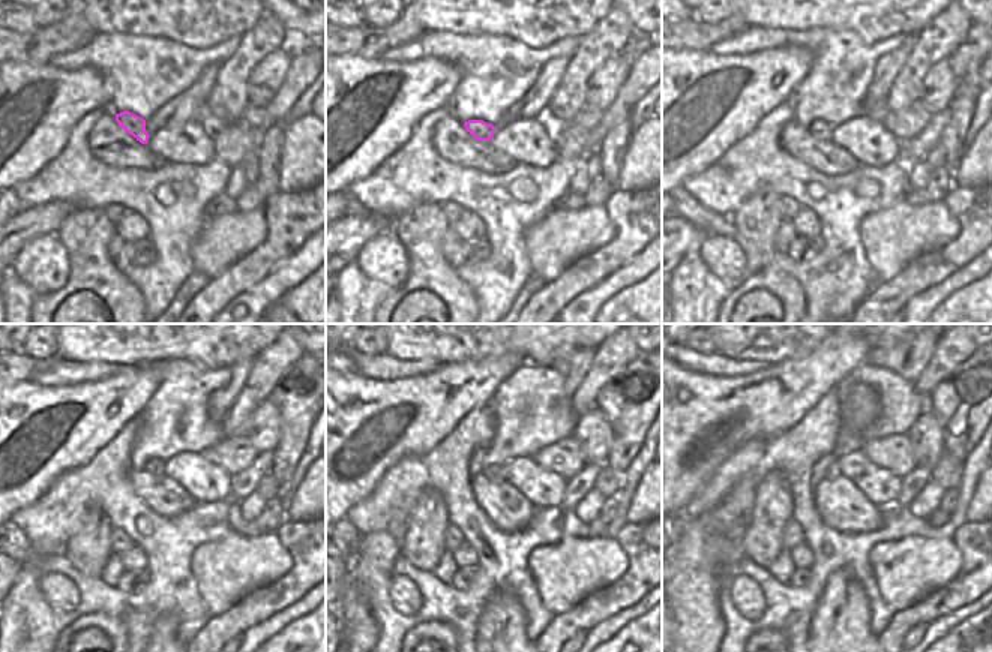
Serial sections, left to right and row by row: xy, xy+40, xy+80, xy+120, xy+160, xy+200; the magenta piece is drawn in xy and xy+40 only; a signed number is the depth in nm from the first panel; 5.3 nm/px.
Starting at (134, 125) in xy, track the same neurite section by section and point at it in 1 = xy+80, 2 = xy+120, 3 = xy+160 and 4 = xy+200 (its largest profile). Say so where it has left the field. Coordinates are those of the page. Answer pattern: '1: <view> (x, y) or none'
1: xy+80 (821, 131)
2: xy+120 (155, 466)
3: xy+160 (492, 471)
4: xy+200 (833, 472)

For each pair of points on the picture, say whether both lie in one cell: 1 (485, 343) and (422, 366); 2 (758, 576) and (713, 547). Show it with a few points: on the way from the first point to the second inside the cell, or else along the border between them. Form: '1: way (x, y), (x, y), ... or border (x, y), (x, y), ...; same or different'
1: border (401, 358), (434, 358), (440, 364); different
2: border (745, 556), (739, 562); different

